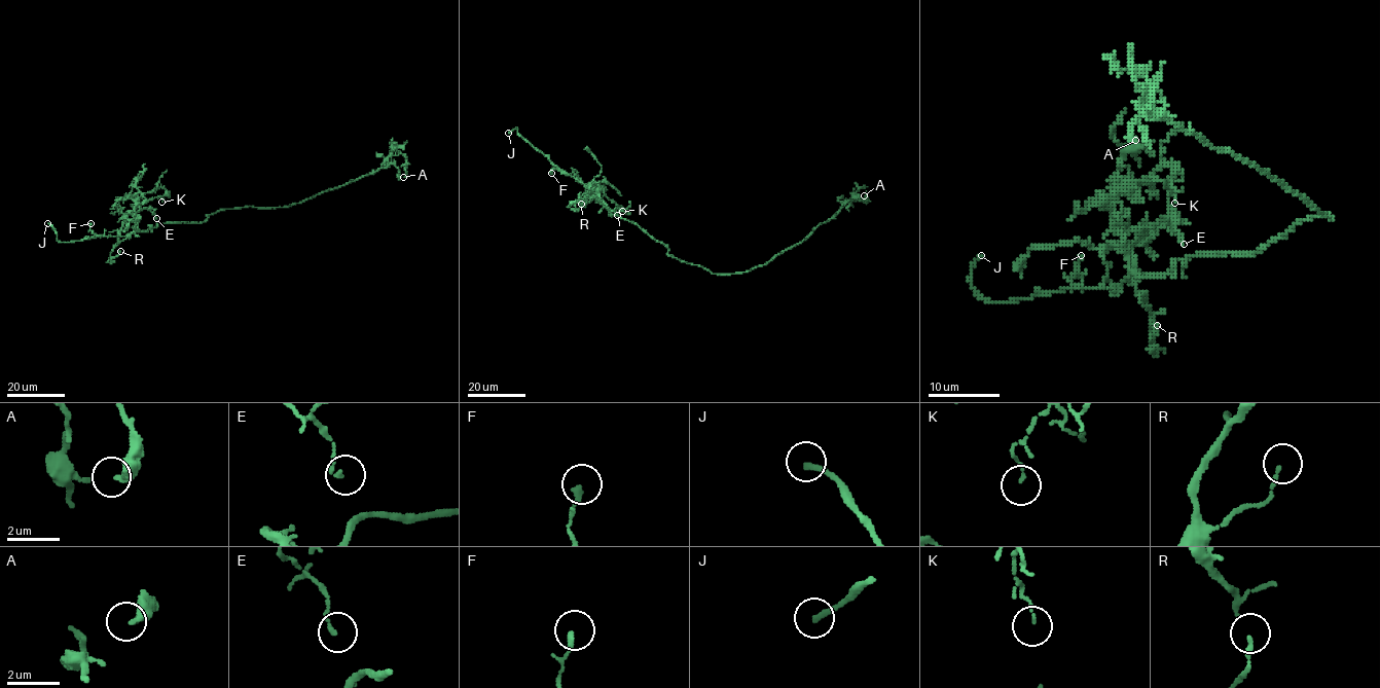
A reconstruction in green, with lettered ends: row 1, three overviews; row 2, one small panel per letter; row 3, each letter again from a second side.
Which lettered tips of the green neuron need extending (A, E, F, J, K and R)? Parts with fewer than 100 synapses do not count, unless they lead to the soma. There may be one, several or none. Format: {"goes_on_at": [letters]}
{"goes_on_at": ["J"]}

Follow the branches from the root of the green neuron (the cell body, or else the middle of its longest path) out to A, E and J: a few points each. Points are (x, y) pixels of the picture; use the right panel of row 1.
A: (1302, 221), (1331, 215), (1255, 166), (1178, 128), (1151, 103), (1150, 84), (1153, 101), (1131, 128), (1135, 140)
E: (1302, 221), (1254, 255), (1199, 253), (1144, 277), (1129, 267), (1119, 231), (1171, 217), (1184, 244)
J: (1302, 221), (1254, 255), (1199, 253), (1116, 287), (1003, 303), (986, 301), (970, 282), (981, 255)

